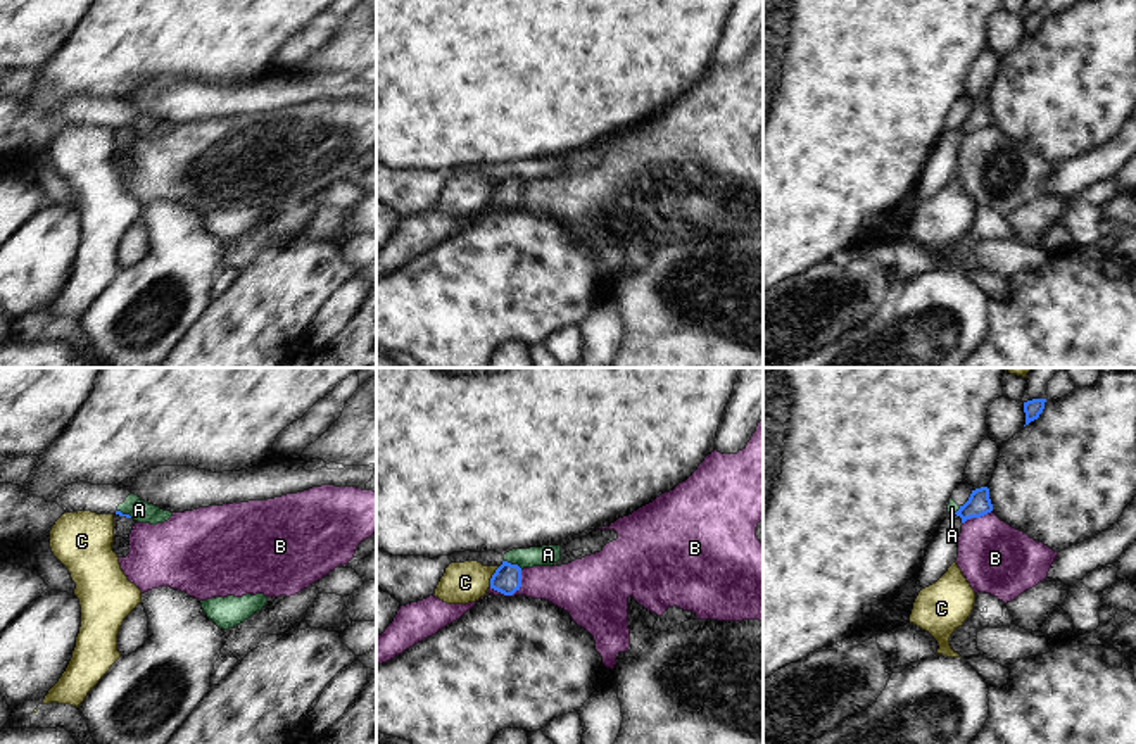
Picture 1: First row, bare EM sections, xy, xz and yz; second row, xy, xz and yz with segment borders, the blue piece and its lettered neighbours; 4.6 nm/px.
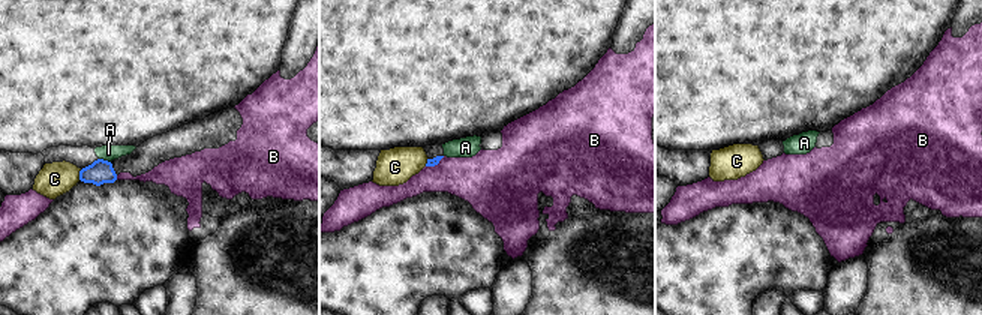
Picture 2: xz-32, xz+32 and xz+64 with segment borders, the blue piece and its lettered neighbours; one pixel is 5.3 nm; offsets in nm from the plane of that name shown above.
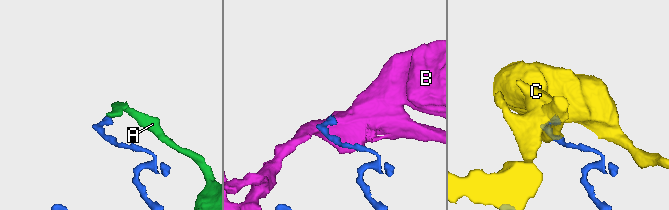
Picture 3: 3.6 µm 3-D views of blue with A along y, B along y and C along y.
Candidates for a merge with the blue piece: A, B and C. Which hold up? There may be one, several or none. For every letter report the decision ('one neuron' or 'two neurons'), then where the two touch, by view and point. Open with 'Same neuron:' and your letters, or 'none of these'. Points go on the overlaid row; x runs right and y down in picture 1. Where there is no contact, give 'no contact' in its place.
Same neuron: none of these
A: two neurons; meets blue in xz at (513, 565)
B: two neurons; meets blue in xz at (511, 594)
C: two neurons; meets blue in xz at (492, 577)

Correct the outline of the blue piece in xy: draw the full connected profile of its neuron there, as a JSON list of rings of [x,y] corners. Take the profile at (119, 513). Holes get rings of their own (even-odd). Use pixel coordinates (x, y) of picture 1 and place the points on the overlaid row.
[[[121,511],[114,513],[114,542],[112,551],[117,558],[126,558],[129,554],[129,533],[135,526],[135,520]]]

